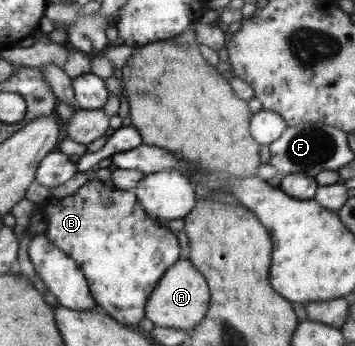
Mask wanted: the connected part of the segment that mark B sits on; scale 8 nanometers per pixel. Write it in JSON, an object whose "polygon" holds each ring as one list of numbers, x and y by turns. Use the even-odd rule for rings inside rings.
{"polygon":[[99,179,87,181,76,190,75,194,63,198,50,198,41,206,47,217,45,234,61,250,75,259,83,274,89,278,91,292,97,300,97,306,127,326,141,322,146,315,145,304,149,294,157,288,158,282,166,274,166,270,179,260,179,240,171,229,157,224,155,218,147,214,142,203,137,202,137,195,127,190,114,189]]}

